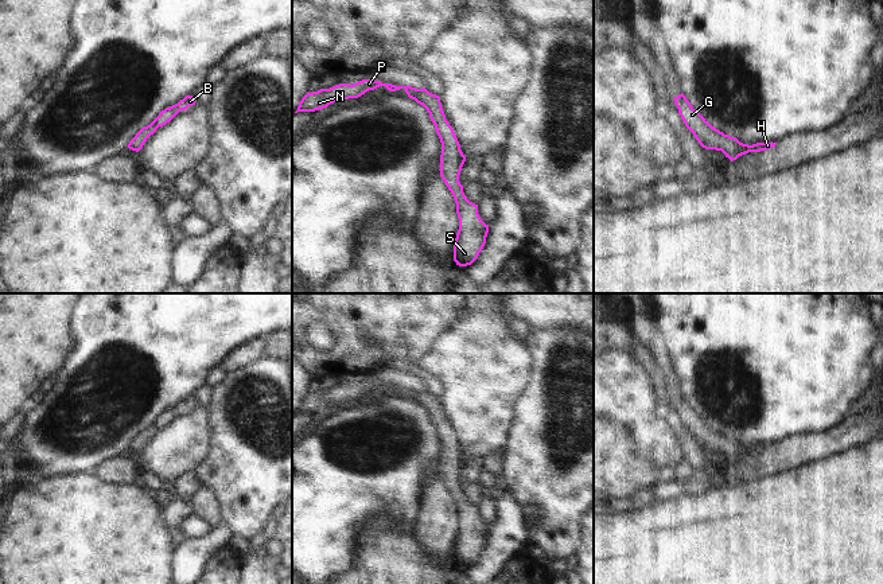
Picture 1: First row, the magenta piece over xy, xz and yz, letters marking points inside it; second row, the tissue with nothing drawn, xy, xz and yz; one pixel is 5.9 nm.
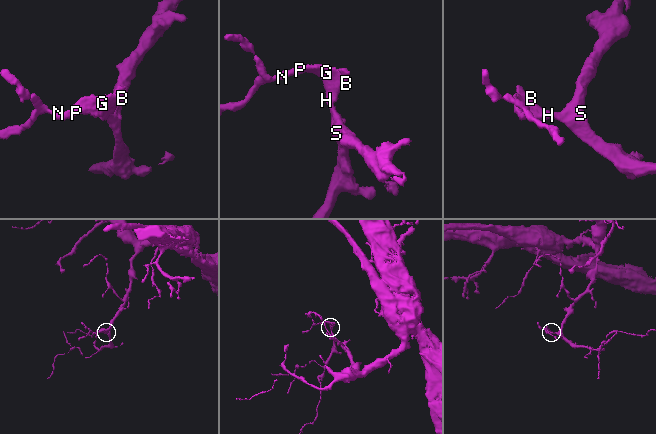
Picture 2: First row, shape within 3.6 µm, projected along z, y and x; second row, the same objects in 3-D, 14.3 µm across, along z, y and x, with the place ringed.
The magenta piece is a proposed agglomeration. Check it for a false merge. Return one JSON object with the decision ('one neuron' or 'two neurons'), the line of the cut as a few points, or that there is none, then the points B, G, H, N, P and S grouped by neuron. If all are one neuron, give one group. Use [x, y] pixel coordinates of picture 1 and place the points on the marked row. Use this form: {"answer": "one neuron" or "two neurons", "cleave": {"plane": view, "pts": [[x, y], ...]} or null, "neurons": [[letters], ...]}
{"answer": "one neuron", "cleave": null, "neurons": [["B", "G", "H", "N", "P", "S"]]}

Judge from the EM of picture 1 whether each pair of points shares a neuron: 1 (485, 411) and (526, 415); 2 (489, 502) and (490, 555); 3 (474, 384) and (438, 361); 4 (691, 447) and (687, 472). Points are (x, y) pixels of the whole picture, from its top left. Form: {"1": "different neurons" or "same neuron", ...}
{"1": "different neurons", "2": "different neurons", "3": "same neuron", "4": "different neurons"}

